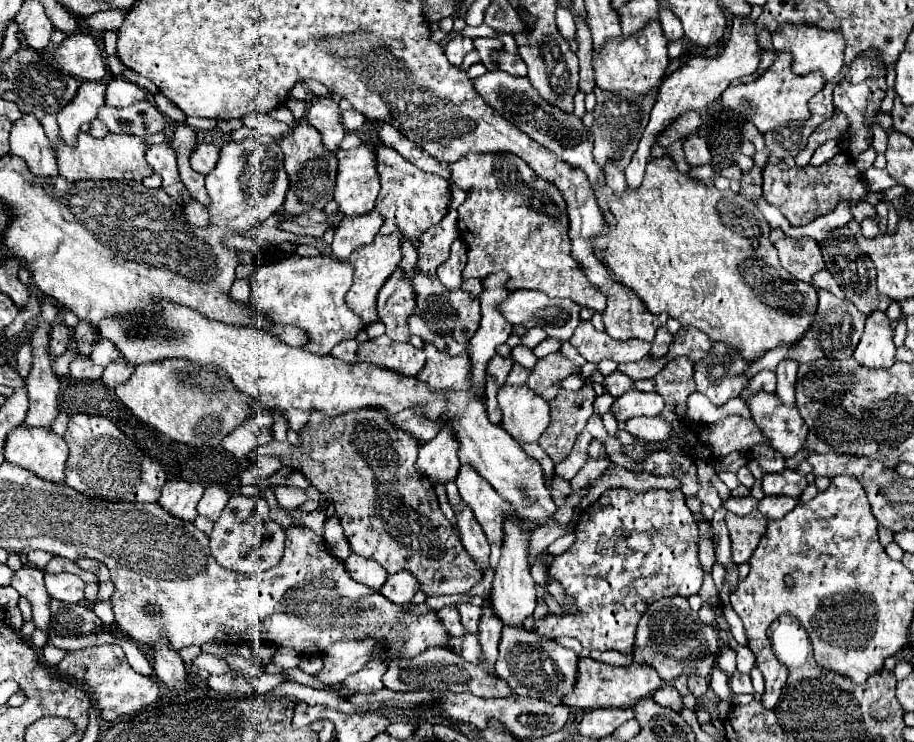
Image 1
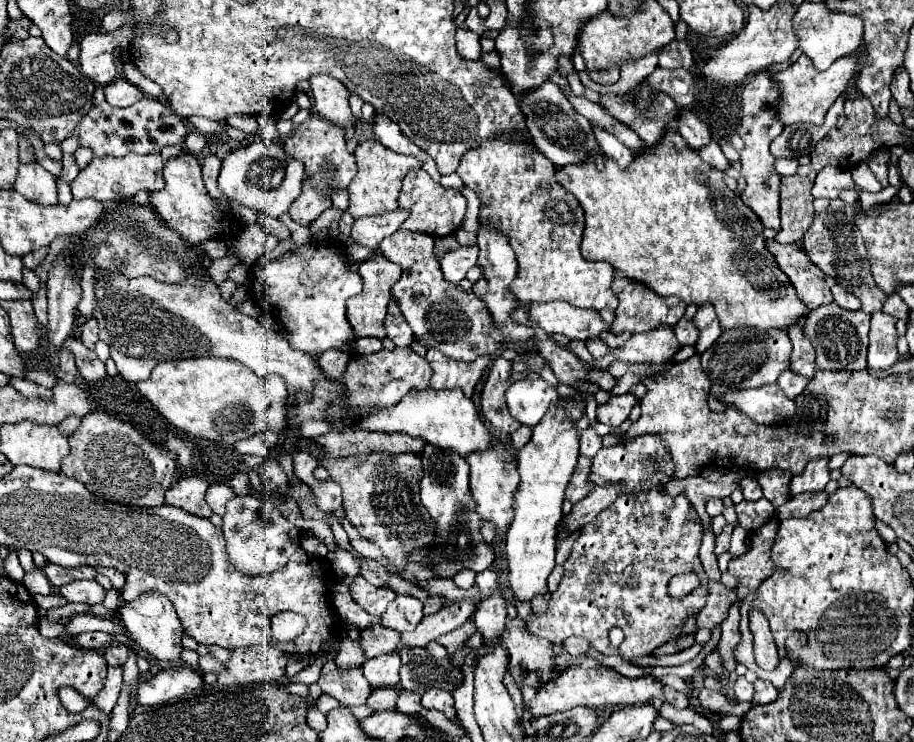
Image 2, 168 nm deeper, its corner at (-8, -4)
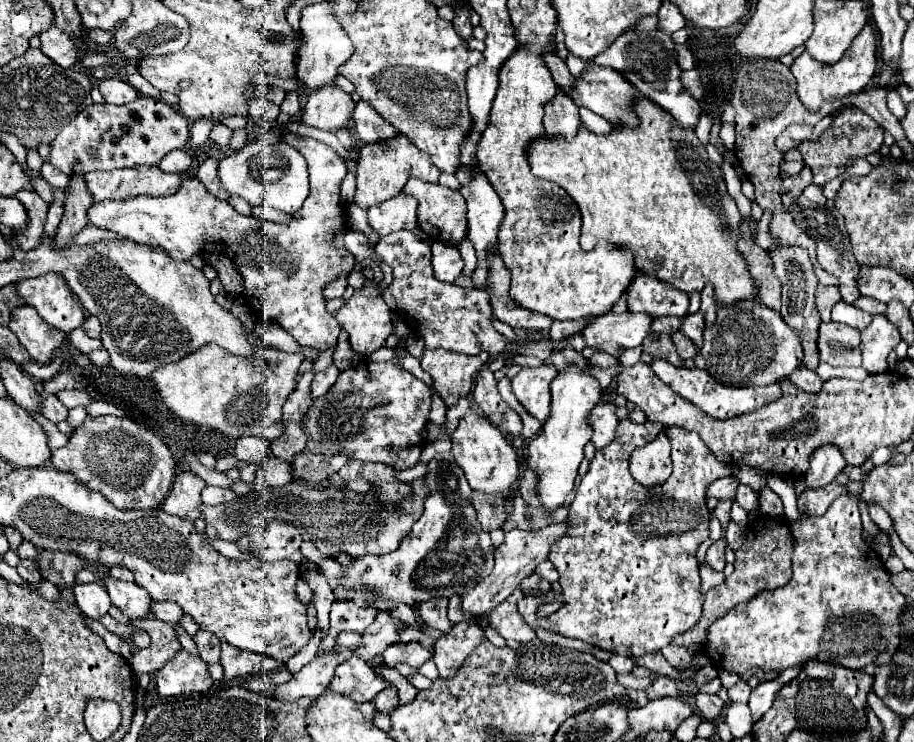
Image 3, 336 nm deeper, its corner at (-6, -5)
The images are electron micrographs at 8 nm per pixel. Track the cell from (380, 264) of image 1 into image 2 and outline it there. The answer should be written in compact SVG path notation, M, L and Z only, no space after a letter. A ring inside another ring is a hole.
M375 251L369 259L365 259L359 267L359 275L363 277L363 291L357 297L349 297L347 301L347 319L355 329L355 337L377 337L385 339L385 315L387 305L391 301L391 287L401 277L401 267L387 257L381 257L381 251Z

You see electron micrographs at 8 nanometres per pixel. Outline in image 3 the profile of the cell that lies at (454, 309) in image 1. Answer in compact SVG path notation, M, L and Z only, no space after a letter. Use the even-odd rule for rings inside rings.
M409 230L387 234L375 246L375 252L393 268L393 284L383 292L385 304L397 316L411 322L413 330L425 340L425 348L443 348L463 354L487 352L497 356L505 350L507 338L491 326L489 294L485 290L463 290L455 284L443 284L435 278L431 266L431 246Z

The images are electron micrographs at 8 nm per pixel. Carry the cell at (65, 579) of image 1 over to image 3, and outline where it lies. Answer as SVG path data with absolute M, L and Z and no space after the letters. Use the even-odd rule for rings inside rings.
M93 582L93 584L75 584L73 590L75 590L79 610L93 620L105 616L107 610L111 608L111 600L107 596L107 590L97 582Z

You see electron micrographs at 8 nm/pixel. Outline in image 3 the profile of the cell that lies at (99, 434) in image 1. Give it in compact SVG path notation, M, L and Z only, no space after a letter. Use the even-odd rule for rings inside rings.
M115 416L85 418L69 442L51 454L51 464L75 474L87 488L101 492L123 510L159 508L175 478L175 462L163 440L131 418Z

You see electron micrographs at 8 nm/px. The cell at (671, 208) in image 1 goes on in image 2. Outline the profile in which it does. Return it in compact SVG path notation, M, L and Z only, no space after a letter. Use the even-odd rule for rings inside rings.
M677 129L665 131L659 145L637 153L629 169L619 169L607 159L605 169L597 171L593 163L566 165L556 175L557 181L573 193L585 211L585 231L581 253L589 261L607 261L617 273L643 283L661 297L675 295L685 305L711 303L721 329L783 329L809 313L797 297L797 289L785 279L777 261L765 245L761 219L723 183L723 173L703 163Z

